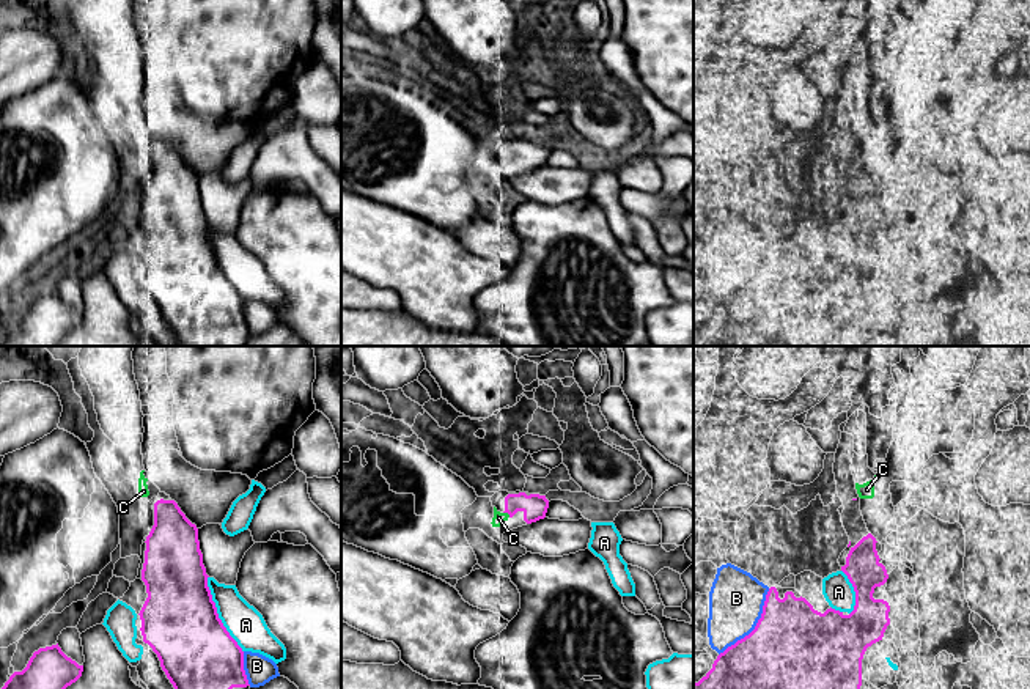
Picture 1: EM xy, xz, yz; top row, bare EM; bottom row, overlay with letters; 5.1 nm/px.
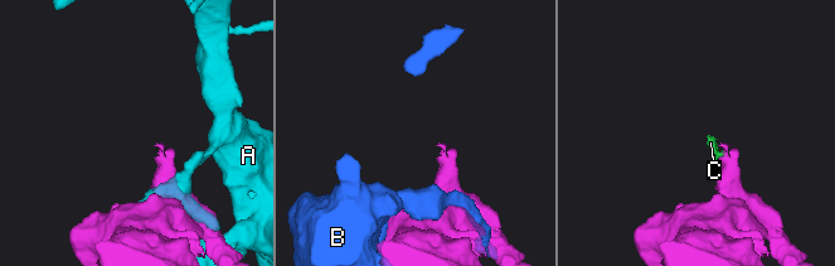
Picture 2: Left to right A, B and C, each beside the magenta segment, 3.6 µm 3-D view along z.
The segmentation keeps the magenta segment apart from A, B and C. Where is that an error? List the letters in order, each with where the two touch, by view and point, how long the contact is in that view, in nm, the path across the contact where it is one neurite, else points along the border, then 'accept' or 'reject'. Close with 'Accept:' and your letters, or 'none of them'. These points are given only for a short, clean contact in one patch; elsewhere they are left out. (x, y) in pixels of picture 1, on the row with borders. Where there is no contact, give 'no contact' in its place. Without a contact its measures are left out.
A: contact xy (217, 614); length 440 nm; reject
B: contact yz (755, 626); length 440 nm; reject
C: contact xz (507, 512); length 50 nm; way xz (535, 507), (514, 505), (507, 512), (499, 518); accept
Accept: C

